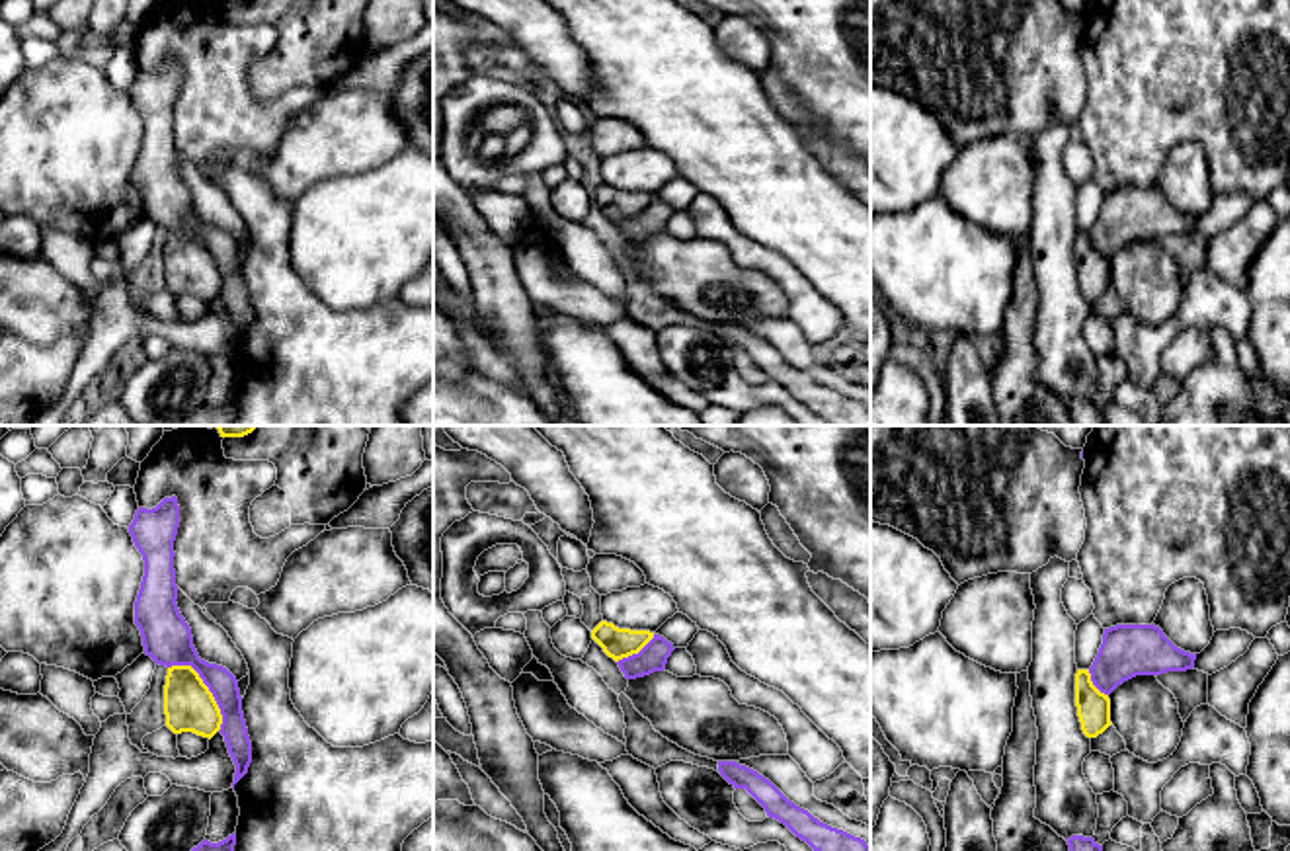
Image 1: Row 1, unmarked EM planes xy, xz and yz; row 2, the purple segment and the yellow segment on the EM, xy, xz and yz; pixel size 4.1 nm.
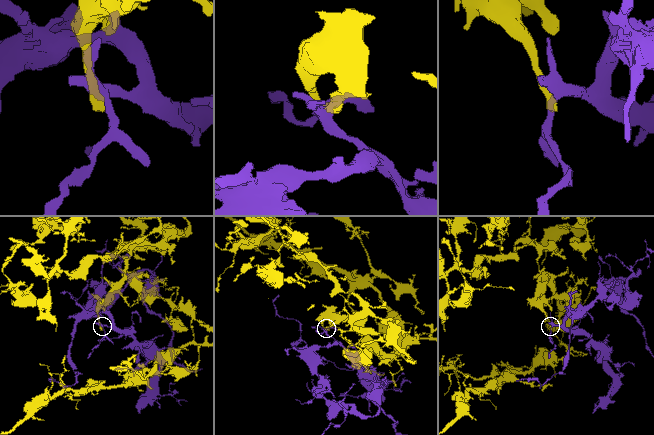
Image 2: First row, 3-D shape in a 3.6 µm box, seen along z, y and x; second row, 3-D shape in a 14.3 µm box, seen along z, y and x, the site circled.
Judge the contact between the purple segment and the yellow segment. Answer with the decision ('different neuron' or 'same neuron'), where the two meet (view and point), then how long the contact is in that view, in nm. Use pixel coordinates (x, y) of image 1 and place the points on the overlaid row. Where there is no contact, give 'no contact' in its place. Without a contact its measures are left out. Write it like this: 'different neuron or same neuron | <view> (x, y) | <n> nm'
same neuron | xy (207, 686) | 340 nm

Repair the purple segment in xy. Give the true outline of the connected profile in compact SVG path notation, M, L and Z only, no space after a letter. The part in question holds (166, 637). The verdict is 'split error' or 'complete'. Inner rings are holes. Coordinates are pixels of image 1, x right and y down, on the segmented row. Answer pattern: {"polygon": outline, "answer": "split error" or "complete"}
{"polygon": "M178 498L156 507L139 507L129 533L144 560L144 576L135 601L135 625L144 654L166 666L164 714L174 734L224 736L236 765L234 785L248 773L252 742L248 736L236 677L222 666L199 658L191 628L178 609L174 541L180 527Z", "answer": "split error"}

